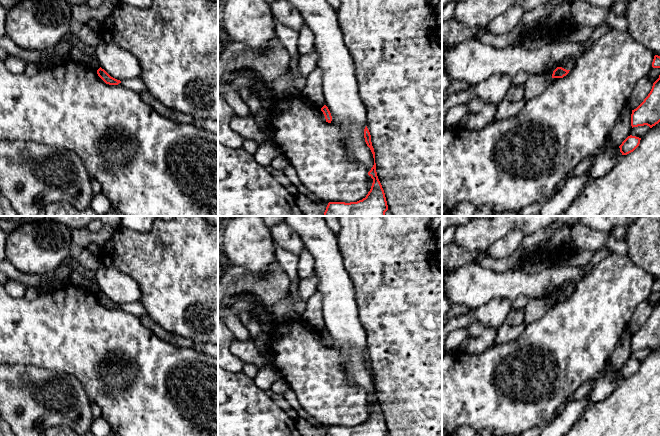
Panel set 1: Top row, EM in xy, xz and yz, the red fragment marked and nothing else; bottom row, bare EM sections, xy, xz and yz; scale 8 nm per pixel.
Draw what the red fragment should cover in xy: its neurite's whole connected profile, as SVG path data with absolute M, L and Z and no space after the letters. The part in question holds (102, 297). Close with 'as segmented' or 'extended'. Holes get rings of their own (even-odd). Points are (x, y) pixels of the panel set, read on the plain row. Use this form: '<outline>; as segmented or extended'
M101 291L97 294L98 300L106 307L109 309L118 309L121 307L120 304L117 304L113 301L111 301L104 293Z; as segmented

